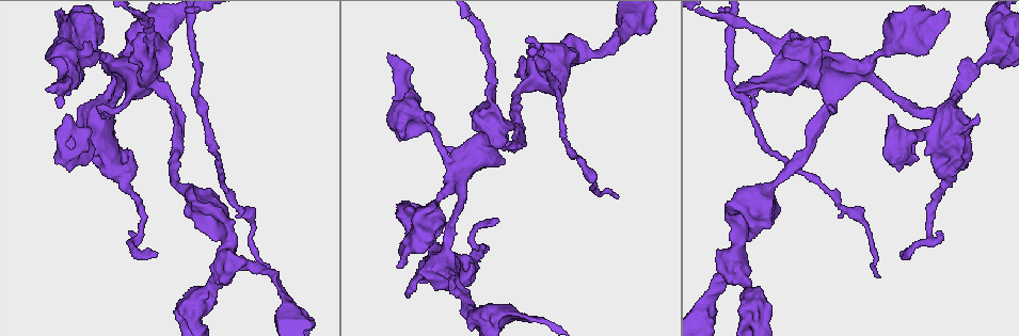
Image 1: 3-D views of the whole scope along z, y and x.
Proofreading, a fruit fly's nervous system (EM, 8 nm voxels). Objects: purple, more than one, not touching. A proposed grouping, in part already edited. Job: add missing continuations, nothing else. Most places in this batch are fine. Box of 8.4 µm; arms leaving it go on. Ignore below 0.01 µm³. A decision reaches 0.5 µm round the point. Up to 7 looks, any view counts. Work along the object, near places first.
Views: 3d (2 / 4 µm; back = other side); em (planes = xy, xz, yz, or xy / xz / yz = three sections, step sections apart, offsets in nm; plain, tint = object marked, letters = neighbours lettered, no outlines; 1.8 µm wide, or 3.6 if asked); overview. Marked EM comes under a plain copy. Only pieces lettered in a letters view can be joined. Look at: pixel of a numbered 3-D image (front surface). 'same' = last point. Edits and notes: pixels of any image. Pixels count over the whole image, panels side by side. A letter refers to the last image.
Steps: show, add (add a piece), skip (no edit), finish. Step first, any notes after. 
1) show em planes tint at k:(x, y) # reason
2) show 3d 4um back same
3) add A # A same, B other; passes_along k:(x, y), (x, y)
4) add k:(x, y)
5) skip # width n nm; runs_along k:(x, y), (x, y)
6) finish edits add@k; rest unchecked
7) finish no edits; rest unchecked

show em planes tint at 1:(79, 138) # sharp bend

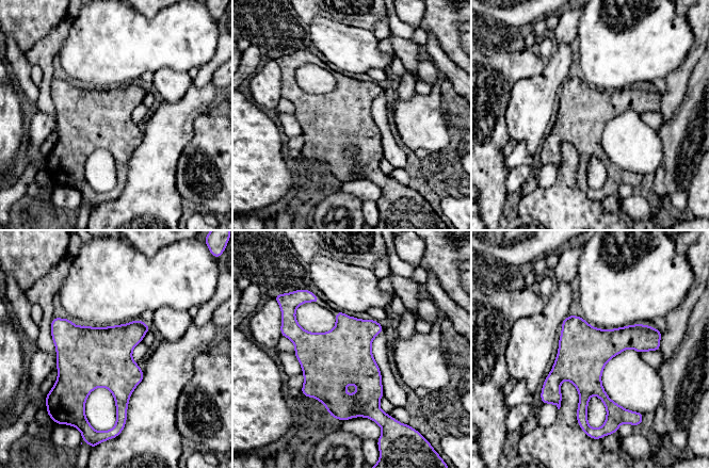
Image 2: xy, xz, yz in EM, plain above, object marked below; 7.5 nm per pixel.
show em planes letters same

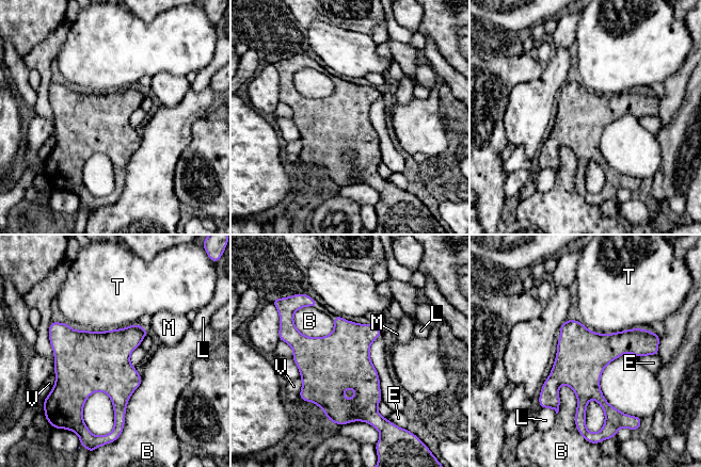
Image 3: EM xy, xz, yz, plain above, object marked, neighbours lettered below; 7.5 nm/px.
skip # longest_contact T 500 nm; B other, E other, L other, M other, T other, V other; none of them fits

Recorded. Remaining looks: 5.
show em planes tint at 1:(453, 176) # three-way junction

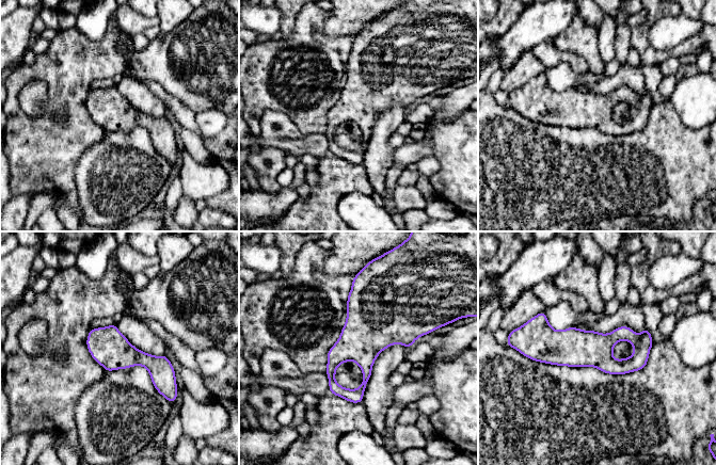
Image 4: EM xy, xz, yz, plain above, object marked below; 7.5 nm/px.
show em planes letters same # what lies round it

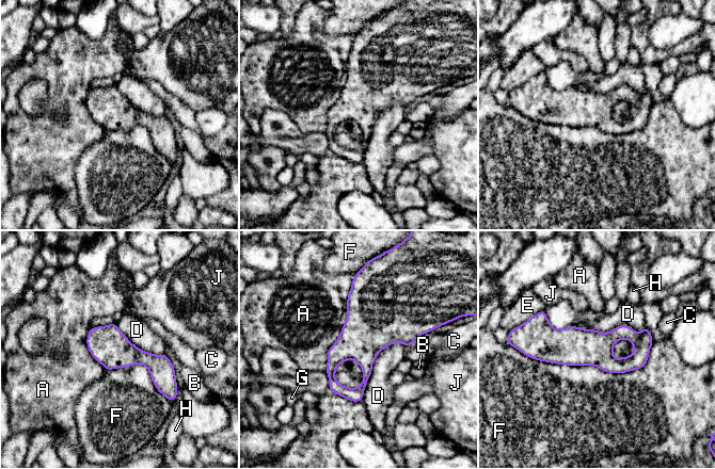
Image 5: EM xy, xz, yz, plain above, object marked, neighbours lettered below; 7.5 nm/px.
skip # width 280 nm; A other, B other, C other, D other, E other, F other, G other, H other, J other; border 5:(403, 343), (378, 354), (361, 401); no lettered piece goes on from it

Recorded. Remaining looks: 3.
show 3d 4um back at 1:(236, 205) # narrows sharply

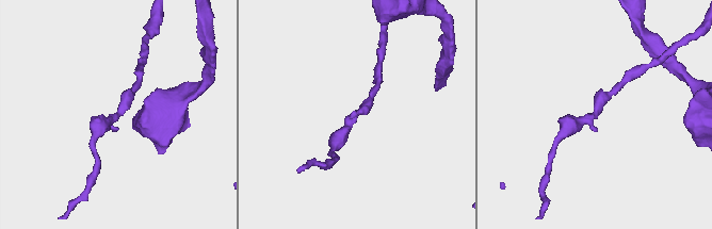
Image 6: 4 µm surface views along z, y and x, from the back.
show em xz step 8 tint at 6:(120, 110) # now the EM

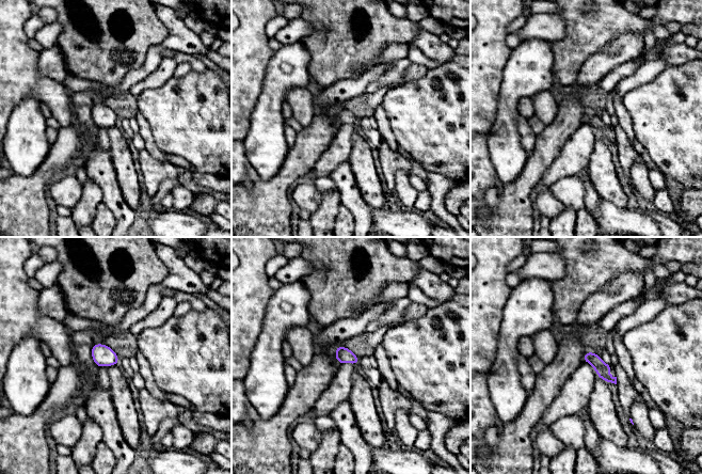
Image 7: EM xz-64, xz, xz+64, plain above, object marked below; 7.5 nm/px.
show em planes letters same # cut it another way

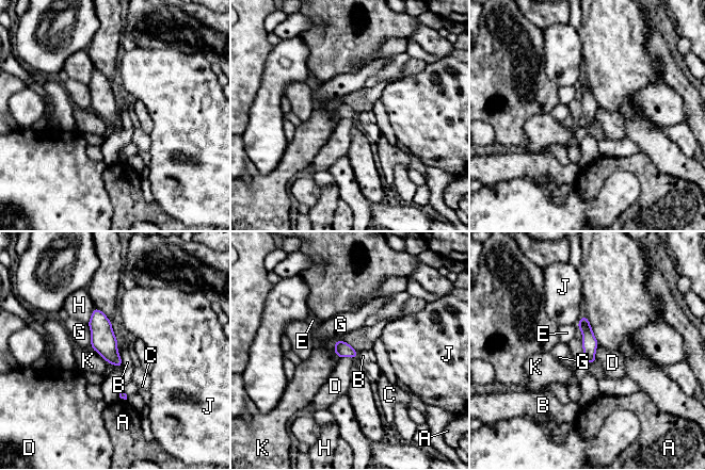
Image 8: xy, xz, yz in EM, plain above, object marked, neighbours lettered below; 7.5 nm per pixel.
skip # width 120 nm; A other, B other, C other, D other, E other, G other, H other, J other, K other; no lettered piece goes on from it

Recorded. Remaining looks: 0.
finish no edits; rest unchecked

